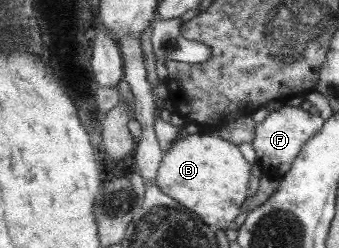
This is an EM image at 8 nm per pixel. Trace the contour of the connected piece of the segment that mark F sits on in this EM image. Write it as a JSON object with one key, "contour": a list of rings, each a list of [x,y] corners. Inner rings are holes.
{"contour":[[[280,106],[276,110],[271,110],[263,121],[255,124],[251,141],[261,176],[274,180],[283,178],[302,152],[305,143],[322,129],[322,125],[323,119],[319,119],[317,113],[312,115],[299,106]]]}

